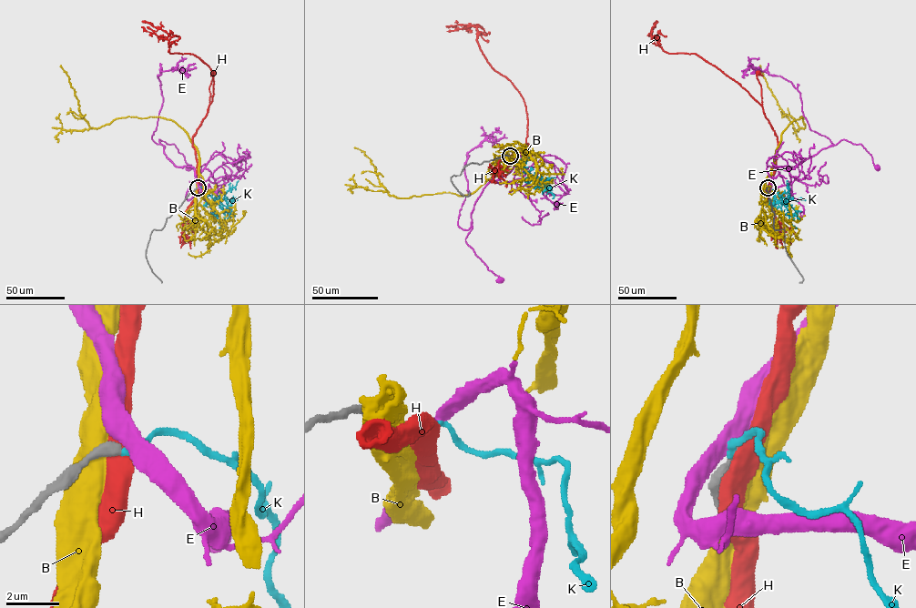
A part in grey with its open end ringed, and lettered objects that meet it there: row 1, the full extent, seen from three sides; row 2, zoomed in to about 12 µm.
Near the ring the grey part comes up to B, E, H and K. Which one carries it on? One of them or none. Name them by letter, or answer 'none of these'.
K

